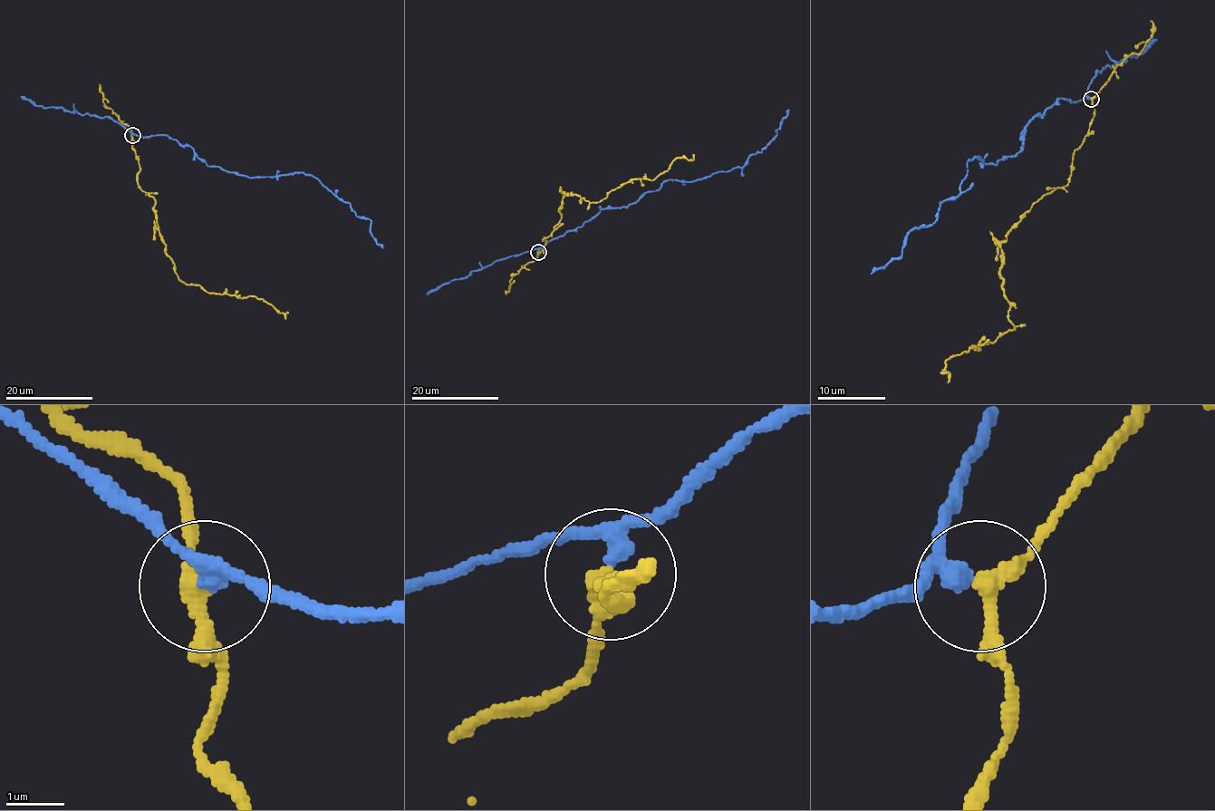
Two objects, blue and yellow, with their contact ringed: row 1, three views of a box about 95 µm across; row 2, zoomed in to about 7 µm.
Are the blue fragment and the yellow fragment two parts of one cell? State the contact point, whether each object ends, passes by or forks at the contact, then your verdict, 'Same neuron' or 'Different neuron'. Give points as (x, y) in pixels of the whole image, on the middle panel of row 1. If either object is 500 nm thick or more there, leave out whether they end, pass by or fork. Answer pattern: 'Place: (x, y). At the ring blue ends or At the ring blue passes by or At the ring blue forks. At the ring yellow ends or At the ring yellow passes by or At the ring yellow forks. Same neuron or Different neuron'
Place: (538, 252). At the ring blue passes by. At the ring yellow passes by. Different neuron

